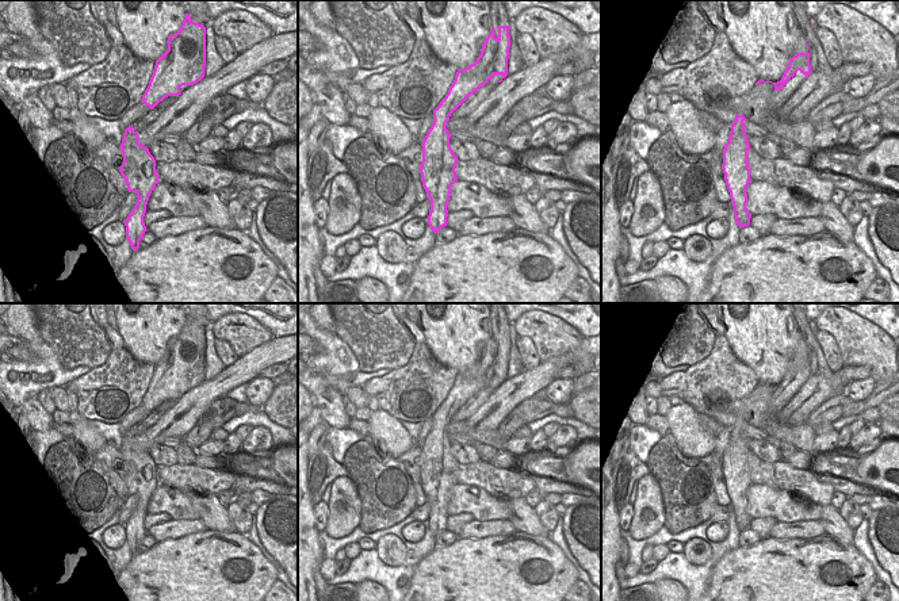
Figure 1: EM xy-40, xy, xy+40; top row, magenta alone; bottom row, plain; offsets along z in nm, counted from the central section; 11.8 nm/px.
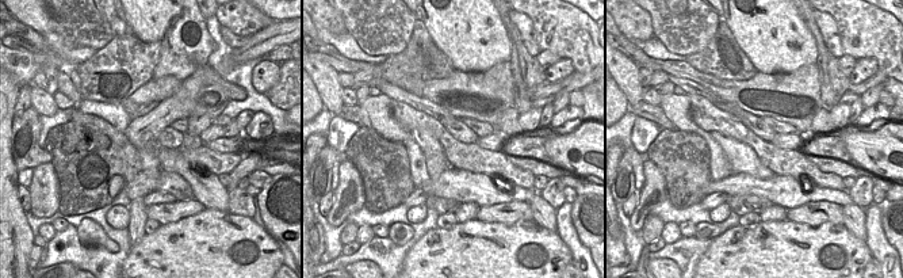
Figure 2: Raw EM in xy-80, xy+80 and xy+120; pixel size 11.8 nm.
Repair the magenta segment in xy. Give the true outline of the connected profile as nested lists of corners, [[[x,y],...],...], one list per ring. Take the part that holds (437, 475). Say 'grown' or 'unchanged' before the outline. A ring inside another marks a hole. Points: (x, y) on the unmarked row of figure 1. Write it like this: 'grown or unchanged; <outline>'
unchanged; [[[491,329],[491,336],[485,342],[477,364],[466,372],[458,372],[448,397],[433,413],[433,426],[421,447],[420,476],[426,501],[431,504],[426,522],[435,537],[447,529],[451,490],[458,485],[455,475],[458,460],[450,449],[451,437],[445,426],[451,417],[494,378],[501,378],[502,382],[508,379],[509,351],[509,329],[498,329],[497,341]]]

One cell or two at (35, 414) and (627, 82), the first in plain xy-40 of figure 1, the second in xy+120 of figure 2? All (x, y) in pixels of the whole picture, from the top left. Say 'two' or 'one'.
one

